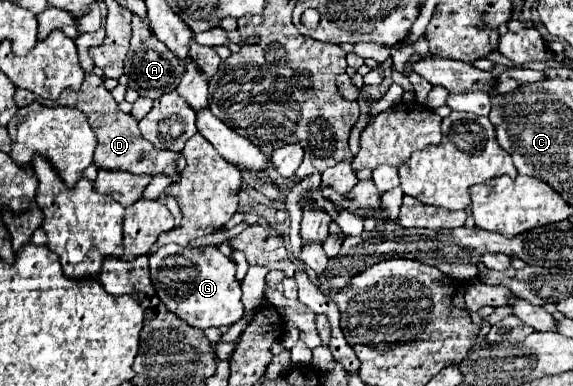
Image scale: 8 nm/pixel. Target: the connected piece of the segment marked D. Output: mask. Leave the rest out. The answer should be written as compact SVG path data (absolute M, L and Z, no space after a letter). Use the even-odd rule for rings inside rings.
M86 74L82 88L78 92L74 90L64 90L60 94L58 100L52 102L54 106L74 106L80 108L86 116L90 126L94 128L96 136L98 136L98 146L94 152L94 164L98 168L106 168L106 170L126 170L132 174L172 174L176 176L176 160L178 160L178 152L172 150L158 150L154 148L148 140L142 138L140 128L138 128L138 120L132 114L124 114L122 110L116 110L118 104L112 98L112 94L104 88L102 78L96 74Z

